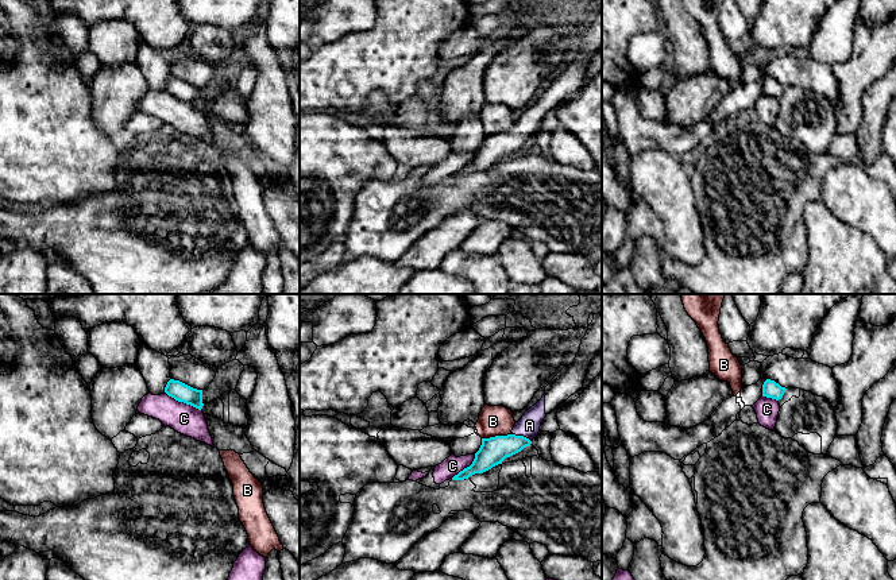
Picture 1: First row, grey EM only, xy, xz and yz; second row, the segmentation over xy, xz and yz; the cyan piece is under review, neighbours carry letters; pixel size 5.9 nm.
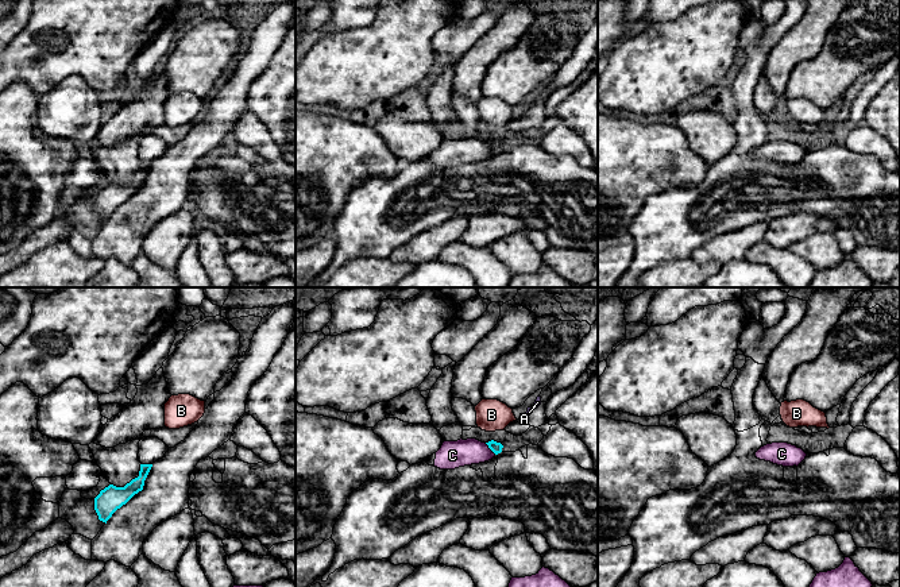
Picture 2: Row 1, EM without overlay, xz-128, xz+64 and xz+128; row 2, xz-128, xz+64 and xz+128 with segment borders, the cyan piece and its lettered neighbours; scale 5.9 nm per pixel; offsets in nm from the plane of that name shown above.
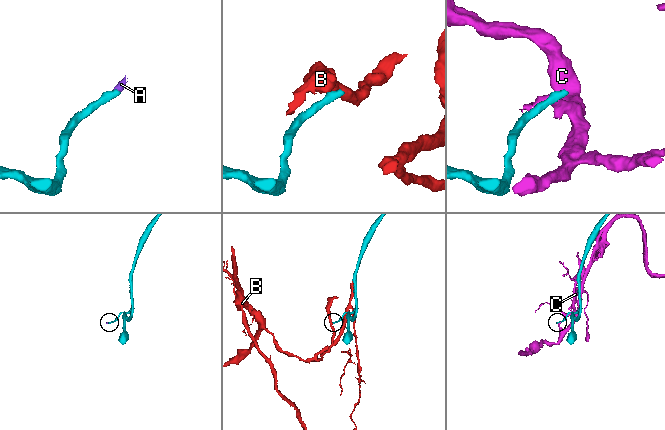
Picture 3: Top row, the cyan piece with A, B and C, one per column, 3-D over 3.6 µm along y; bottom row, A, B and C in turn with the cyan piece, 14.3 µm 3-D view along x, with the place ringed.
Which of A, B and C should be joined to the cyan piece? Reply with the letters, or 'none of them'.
A

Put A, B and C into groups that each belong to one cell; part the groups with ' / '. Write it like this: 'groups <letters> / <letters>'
groups A / B / C

